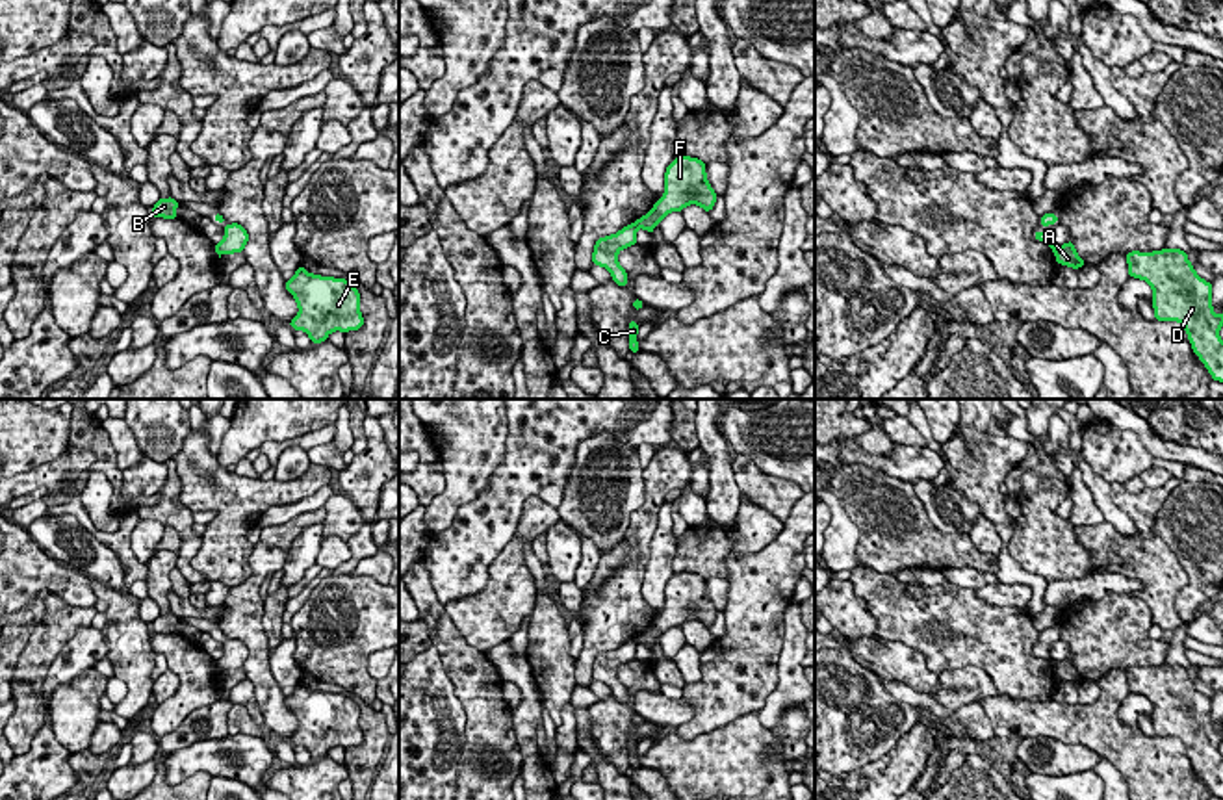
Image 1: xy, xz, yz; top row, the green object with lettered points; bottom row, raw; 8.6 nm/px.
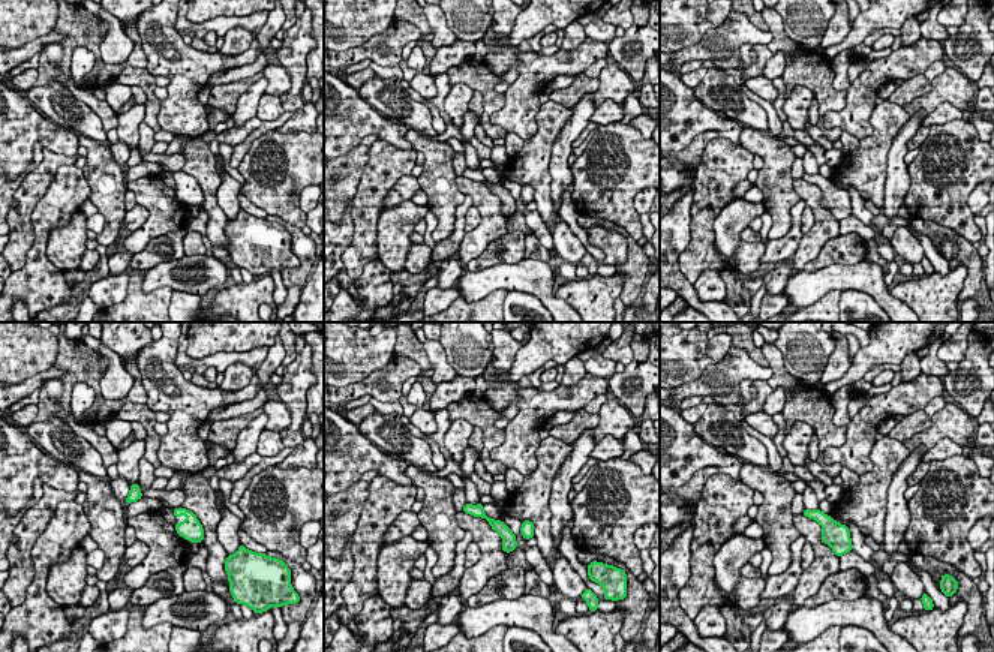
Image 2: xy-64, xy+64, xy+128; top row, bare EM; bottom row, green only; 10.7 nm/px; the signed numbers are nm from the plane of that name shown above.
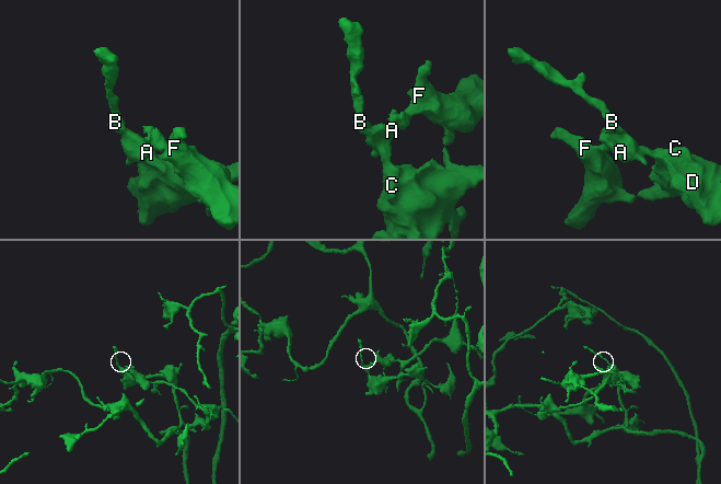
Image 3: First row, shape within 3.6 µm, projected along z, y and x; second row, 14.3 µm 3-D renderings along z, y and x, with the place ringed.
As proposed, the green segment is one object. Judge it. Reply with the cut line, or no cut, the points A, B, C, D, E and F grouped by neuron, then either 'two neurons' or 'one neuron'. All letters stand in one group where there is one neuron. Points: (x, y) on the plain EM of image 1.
yz (1058, 661), (1055, 667) | A B C D / E F | two neurons

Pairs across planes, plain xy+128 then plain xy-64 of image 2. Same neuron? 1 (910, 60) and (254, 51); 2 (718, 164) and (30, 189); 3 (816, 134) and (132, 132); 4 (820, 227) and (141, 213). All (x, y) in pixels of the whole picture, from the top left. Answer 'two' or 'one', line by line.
1: one
2: one
3: two
4: two

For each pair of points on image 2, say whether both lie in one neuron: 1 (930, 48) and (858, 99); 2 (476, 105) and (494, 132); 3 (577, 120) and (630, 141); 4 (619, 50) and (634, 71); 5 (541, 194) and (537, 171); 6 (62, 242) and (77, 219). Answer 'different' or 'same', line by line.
1: same
2: different
3: different
4: same
5: same
6: same

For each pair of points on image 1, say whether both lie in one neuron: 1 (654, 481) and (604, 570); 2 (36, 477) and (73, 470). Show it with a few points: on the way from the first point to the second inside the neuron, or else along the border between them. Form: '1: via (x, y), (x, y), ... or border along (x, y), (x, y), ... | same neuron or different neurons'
1: border along (624, 539), (639, 557), (604, 580) | different neurons
2: via (45, 476), (58, 476), (64, 470) | same neuron

